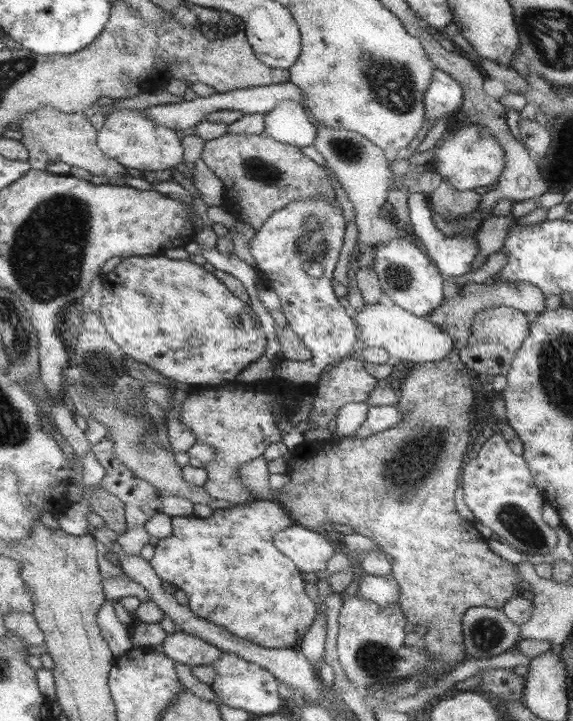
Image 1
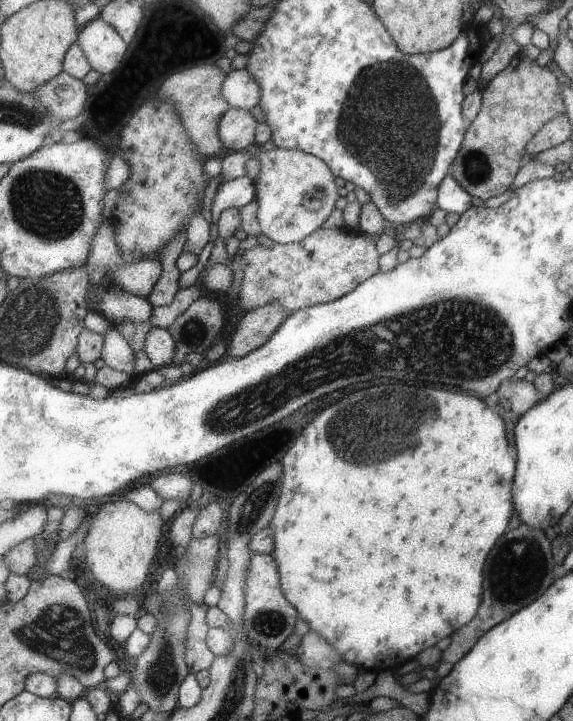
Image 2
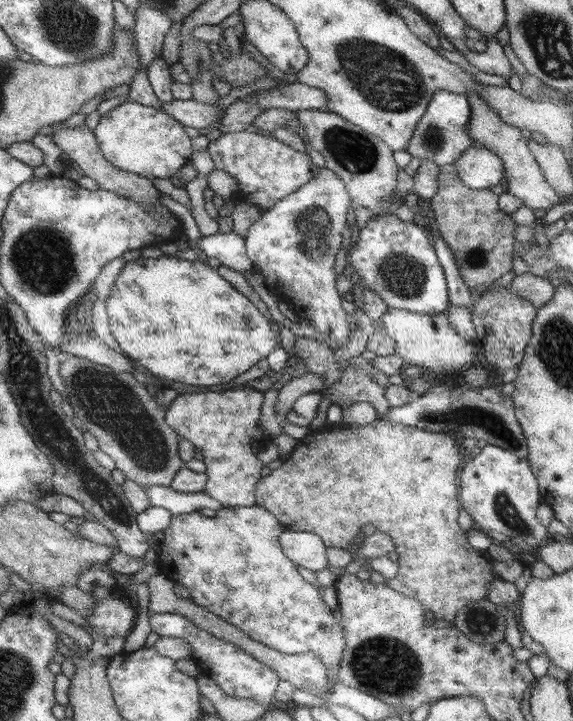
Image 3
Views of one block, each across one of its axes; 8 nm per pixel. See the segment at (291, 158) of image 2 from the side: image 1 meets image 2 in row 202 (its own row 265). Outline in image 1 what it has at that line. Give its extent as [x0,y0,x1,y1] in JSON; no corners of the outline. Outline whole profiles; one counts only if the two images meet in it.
[251,194,358,387]

